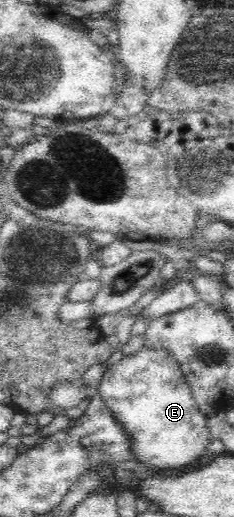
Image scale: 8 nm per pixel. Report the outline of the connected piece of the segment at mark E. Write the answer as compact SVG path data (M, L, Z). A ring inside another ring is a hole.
M145 346L119 363L112 365L99 385L99 392L107 408L114 414L127 435L133 439L132 451L139 462L155 469L179 468L195 462L210 442L207 418L196 405L192 388L175 355L165 349Z

